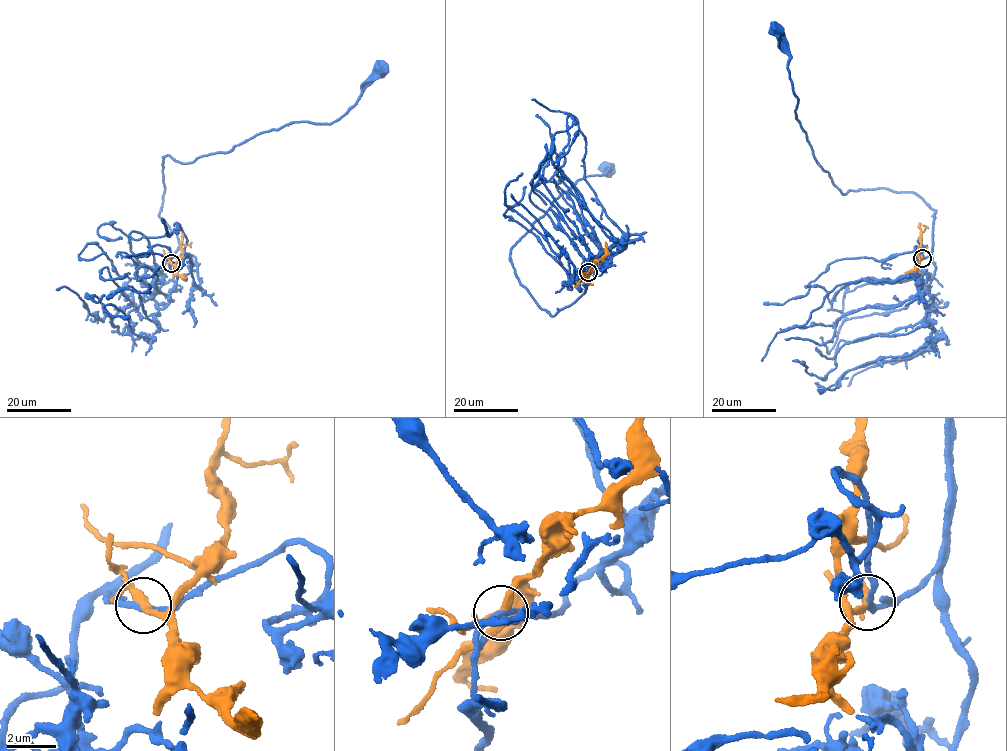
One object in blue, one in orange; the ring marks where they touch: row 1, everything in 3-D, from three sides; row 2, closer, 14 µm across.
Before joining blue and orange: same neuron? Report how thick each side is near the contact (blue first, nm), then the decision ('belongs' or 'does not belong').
240/280 nm | belongs

